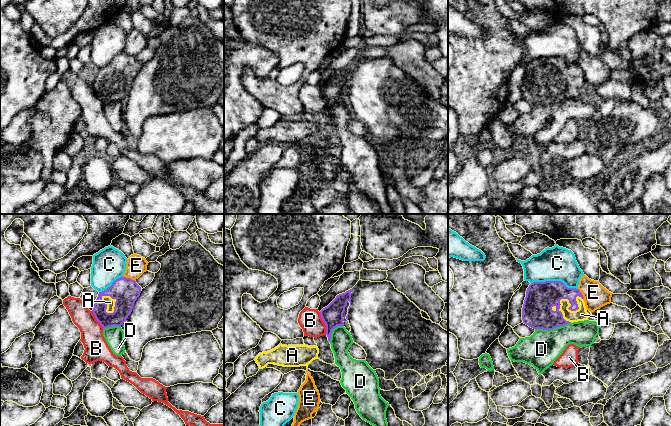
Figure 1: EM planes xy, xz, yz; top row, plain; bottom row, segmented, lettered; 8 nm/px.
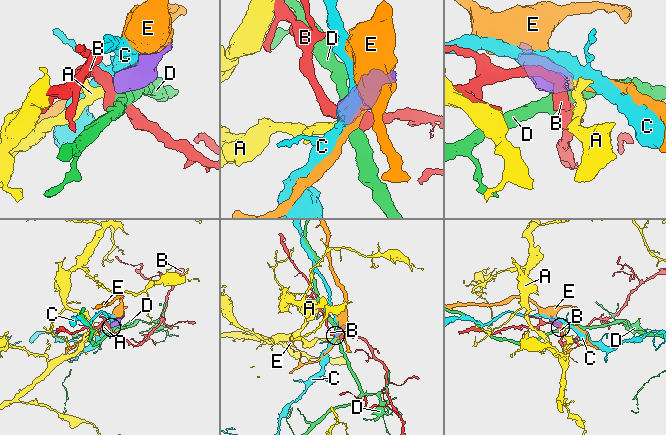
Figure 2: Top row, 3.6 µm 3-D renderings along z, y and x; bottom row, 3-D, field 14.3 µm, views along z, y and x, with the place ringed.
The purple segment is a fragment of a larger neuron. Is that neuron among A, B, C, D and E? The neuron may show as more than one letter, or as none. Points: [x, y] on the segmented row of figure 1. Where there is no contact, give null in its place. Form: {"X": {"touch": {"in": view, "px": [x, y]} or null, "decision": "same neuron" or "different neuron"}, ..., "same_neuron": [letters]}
{"A": {"touch": {"in": "yz", "px": [567, 298]}, "decision": "same neuron"}, "B": {"touch": {"in": "xz", "px": [324, 322]}, "decision": "different neuron"}, "C": {"touch": {"in": "yz", "px": [554, 281]}, "decision": "different neuron"}, "D": {"touch": {"in": "yz", "px": [552, 329]}, "decision": "different neuron"}, "E": {"touch": {"in": "xy", "px": [128, 278]}, "decision": "different neuron"}, "same_neuron": ["A"]}

